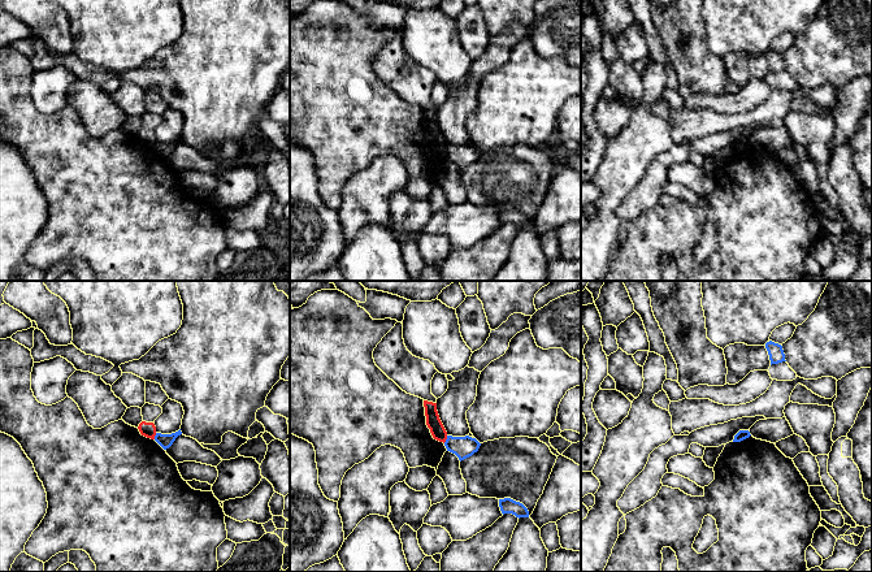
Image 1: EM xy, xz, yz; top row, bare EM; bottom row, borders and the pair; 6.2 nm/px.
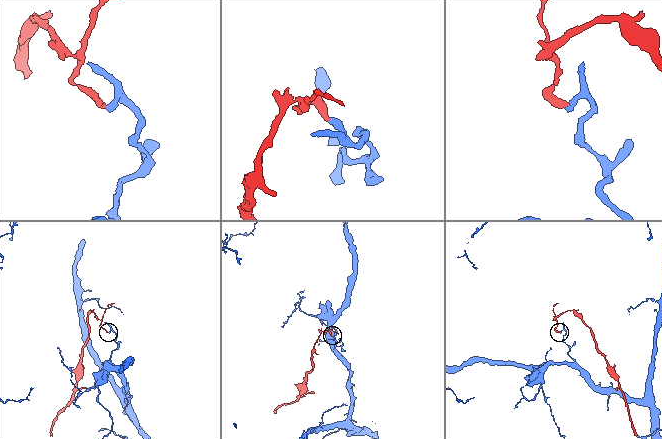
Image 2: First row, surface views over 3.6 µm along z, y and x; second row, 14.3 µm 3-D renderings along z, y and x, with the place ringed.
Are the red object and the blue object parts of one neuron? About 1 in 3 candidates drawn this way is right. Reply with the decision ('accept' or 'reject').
reject

